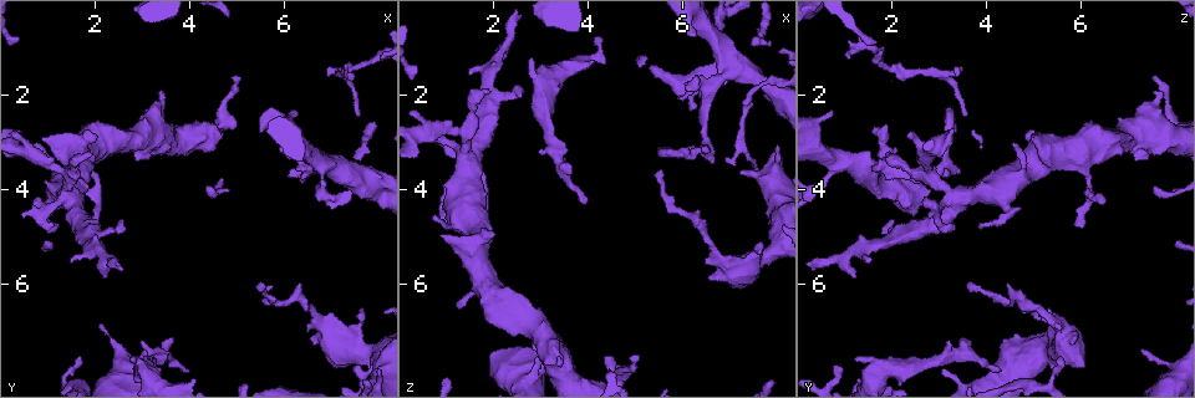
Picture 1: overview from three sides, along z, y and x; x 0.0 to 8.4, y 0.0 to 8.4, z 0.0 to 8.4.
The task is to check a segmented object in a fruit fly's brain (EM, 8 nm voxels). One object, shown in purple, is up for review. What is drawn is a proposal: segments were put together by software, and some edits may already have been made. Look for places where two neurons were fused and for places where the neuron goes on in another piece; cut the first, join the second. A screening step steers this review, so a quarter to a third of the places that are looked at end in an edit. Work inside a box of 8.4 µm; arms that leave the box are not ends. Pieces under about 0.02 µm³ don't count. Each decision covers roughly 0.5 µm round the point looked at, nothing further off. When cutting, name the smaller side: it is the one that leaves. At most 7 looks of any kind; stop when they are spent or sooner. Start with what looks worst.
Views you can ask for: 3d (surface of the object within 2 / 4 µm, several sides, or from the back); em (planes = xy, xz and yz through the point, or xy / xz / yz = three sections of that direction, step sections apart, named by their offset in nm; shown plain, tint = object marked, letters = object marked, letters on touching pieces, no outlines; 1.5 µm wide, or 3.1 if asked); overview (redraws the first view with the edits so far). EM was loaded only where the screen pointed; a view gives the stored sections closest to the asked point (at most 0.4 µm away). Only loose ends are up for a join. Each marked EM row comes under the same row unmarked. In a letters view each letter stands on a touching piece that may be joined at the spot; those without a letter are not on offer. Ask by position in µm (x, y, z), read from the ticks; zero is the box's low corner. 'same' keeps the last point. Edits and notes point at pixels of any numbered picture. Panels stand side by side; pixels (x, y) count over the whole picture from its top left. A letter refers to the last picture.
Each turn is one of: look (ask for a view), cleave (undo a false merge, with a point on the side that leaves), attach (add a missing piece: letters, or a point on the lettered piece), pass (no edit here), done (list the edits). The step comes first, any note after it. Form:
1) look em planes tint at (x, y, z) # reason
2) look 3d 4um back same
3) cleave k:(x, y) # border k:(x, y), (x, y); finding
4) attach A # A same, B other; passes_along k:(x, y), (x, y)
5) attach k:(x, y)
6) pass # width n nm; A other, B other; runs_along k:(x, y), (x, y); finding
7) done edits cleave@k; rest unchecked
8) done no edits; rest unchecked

look em planes letters at (7.55, 2.45, 3.60)

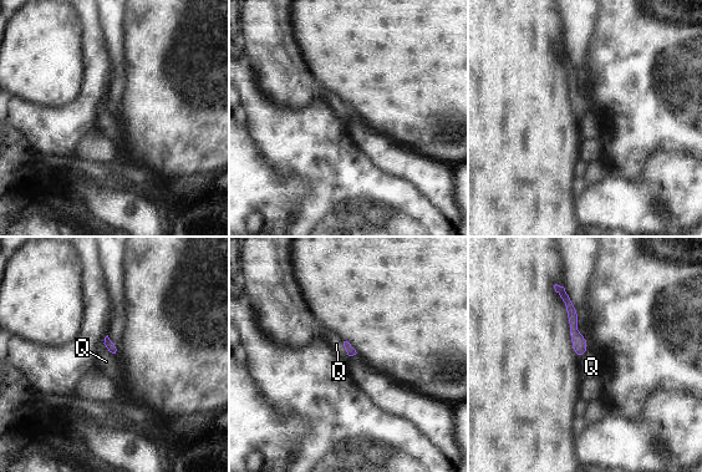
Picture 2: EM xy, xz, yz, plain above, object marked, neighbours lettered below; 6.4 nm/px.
pass # Q other; none of them fits

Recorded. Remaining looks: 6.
look em xz step 8 letters at (7.70, 6.55, 5.20) # branch stops here

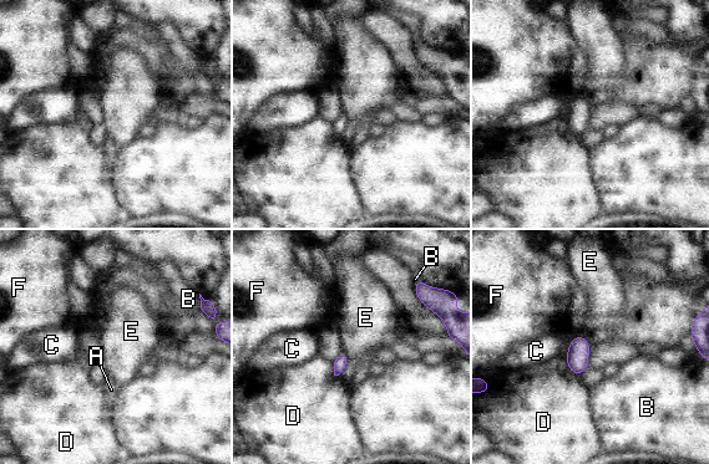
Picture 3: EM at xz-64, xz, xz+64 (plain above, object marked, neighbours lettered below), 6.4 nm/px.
pass # A other, B other, C other, D other, E other, F other; border 3:(581, 335), (591, 346); none of them fits

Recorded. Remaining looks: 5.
look em yz step 4 letters at (6.10, 3.75, 3.10)

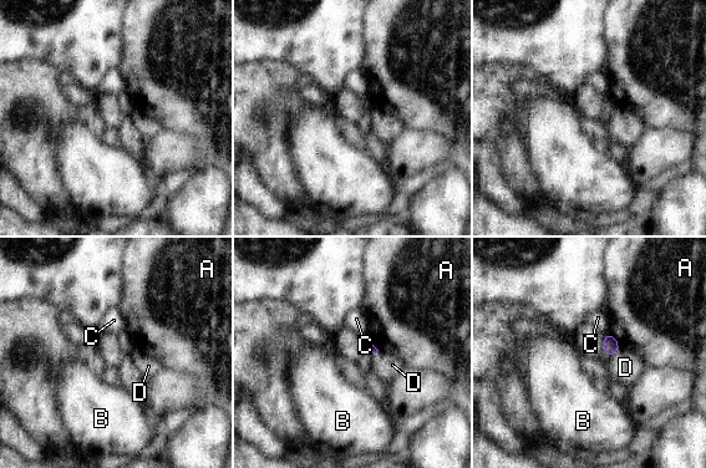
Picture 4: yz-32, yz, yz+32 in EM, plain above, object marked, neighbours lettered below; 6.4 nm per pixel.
pass # A other, B other, C other, D other; border 4:(619, 347), (611, 356); none of them fits

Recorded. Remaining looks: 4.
done no edits; rest unchecked

